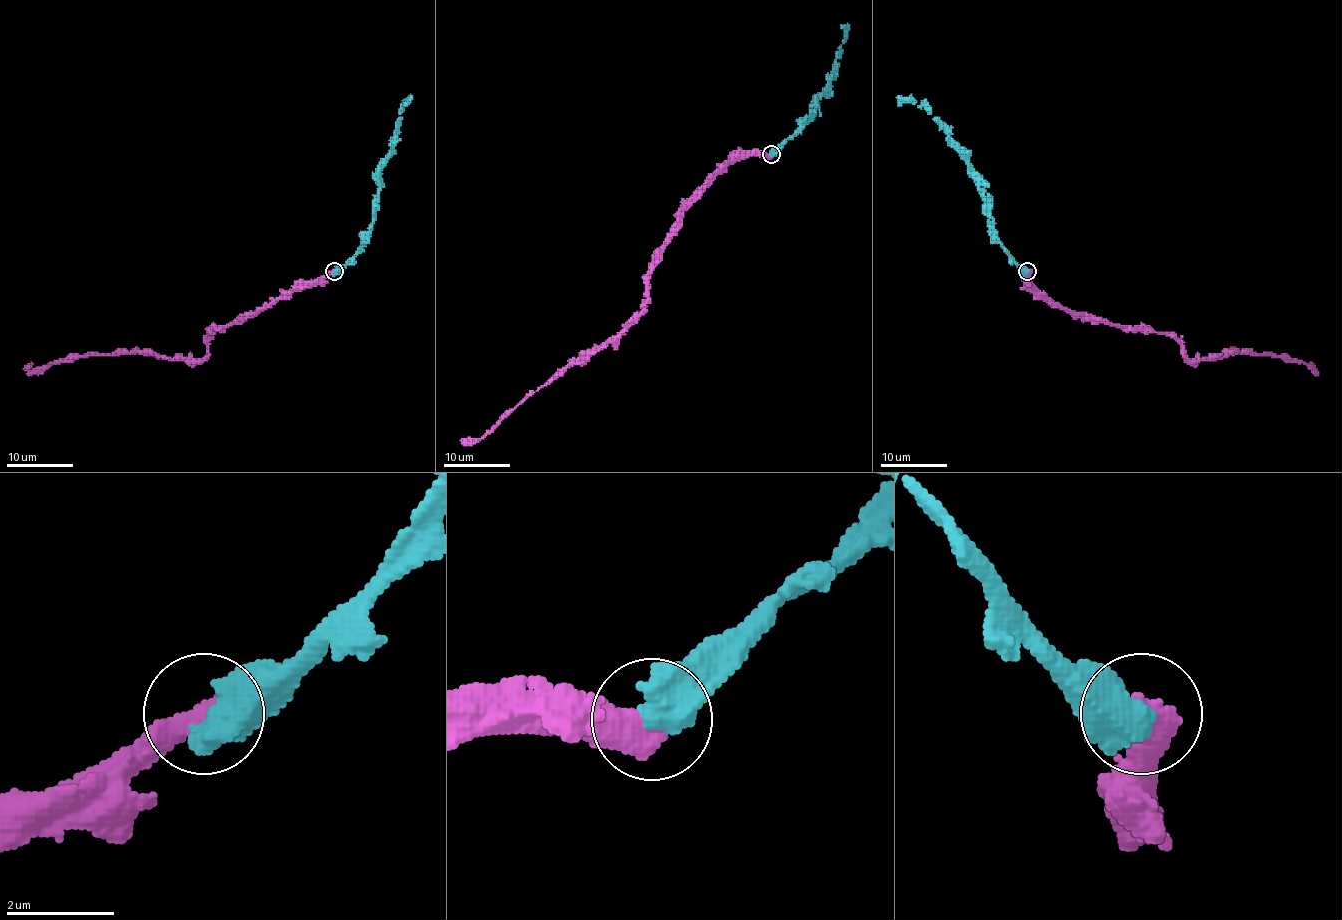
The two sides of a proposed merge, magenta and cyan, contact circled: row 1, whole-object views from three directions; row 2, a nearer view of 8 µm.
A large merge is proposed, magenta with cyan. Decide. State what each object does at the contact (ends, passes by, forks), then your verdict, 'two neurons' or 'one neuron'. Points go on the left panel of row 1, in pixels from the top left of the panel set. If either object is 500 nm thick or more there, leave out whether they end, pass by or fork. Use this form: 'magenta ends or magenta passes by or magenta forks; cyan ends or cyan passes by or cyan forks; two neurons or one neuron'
two neurons

